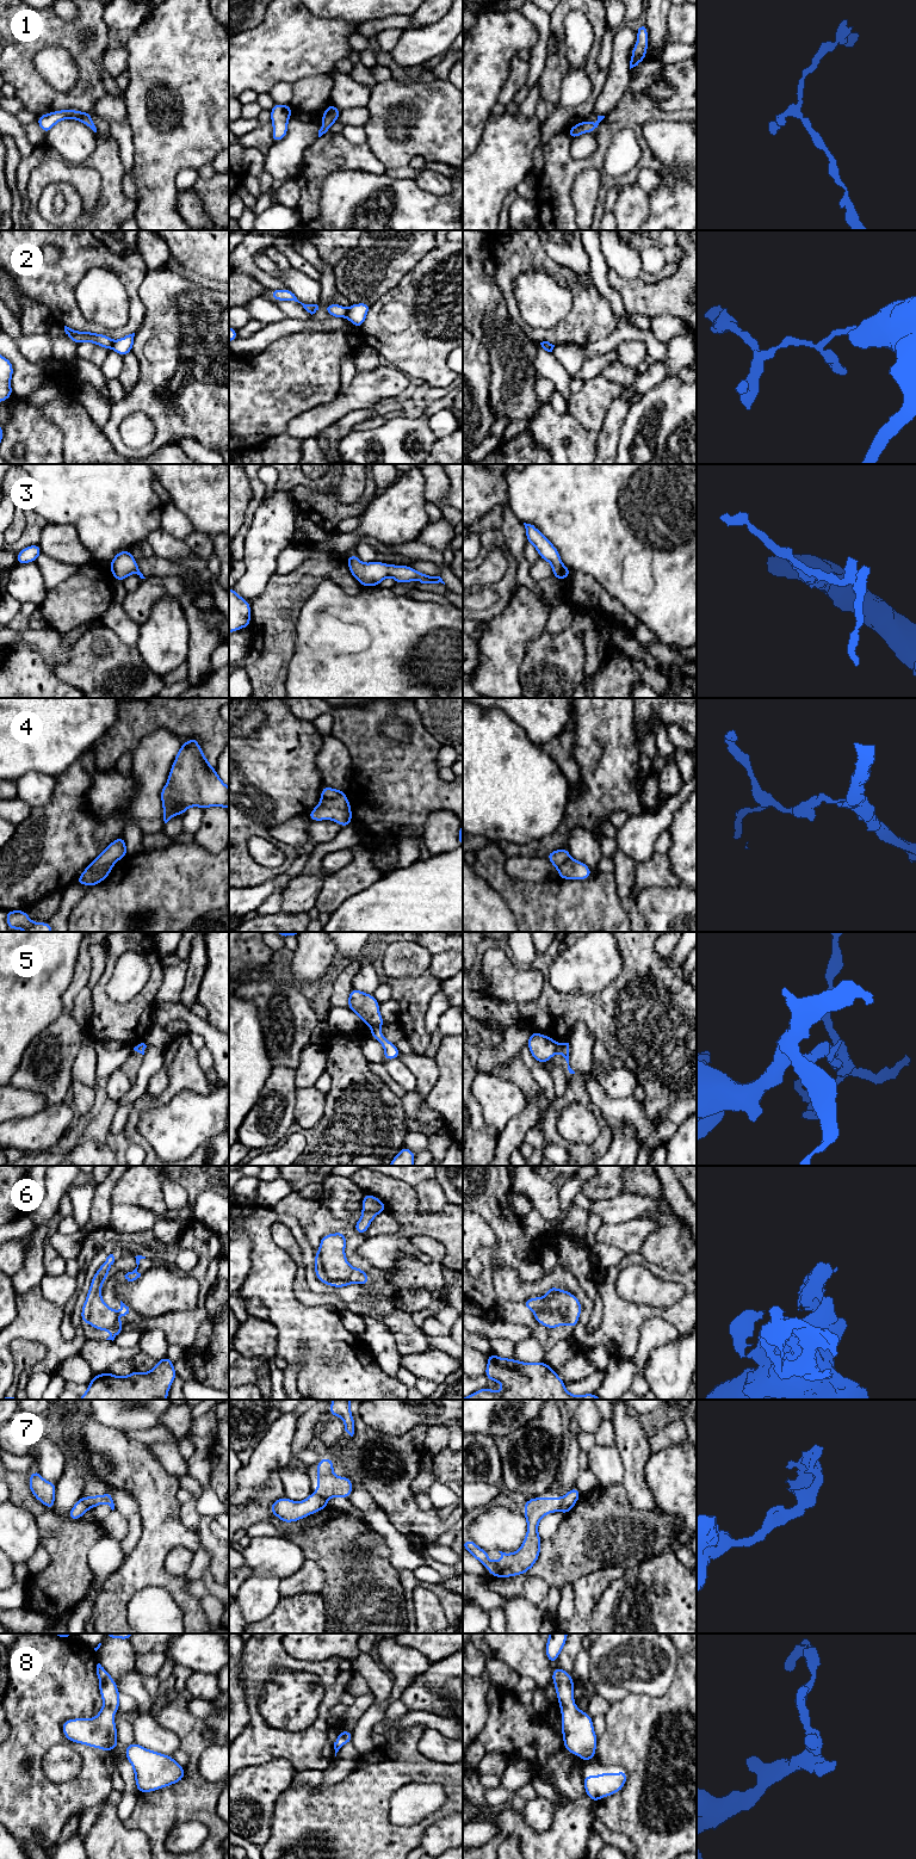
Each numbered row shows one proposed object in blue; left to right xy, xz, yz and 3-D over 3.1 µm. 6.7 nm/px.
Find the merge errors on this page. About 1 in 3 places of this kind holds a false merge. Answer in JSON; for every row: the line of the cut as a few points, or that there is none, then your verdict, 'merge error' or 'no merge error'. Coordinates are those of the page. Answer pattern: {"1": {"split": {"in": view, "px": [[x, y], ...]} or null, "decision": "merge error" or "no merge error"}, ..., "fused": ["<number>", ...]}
{"1": {"split": null, "decision": "no merge error"}, "2": {"split": {"in": "xz", "px": [[348, 309], [345, 316]]}, "decision": "merge error"}, "3": {"split": null, "decision": "no merge error"}, "4": {"split": {"in": "xy", "px": [[111, 865], [104, 865], [96, 871], [91, 871], [87, 868]]}, "decision": "merge error"}, "5": {"split": {"in": "xz", "px": [[371, 1026], [378, 1029]]}, "decision": "merge error"}, "6": {"split": {"in": "xz", "px": [[317, 1252], [321, 1266], [330, 1279], [346, 1279], [351, 1274]]}, "decision": "merge error"}, "7": {"split": {"in": "xz", "px": [[313, 1493], [327, 1500]]}, "decision": "merge error"}, "8": {"split": null, "decision": "no merge error"}, "fused": ["2", "4", "5", "6", "7"]}

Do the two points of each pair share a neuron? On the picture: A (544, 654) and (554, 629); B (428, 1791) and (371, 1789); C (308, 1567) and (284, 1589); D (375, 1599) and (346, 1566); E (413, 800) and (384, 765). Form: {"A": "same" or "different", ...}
{"A": "different", "B": "different", "C": "same", "D": "same", "E": "same"}

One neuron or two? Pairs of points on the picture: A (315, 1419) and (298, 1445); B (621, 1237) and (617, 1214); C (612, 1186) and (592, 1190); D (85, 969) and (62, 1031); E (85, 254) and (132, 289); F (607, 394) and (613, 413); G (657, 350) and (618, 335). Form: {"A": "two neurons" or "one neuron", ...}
{"A": "one neuron", "B": "two neurons", "C": "one neuron", "D": "one neuron", "E": "one neuron", "F": "two neurons", "G": "one neuron"}

